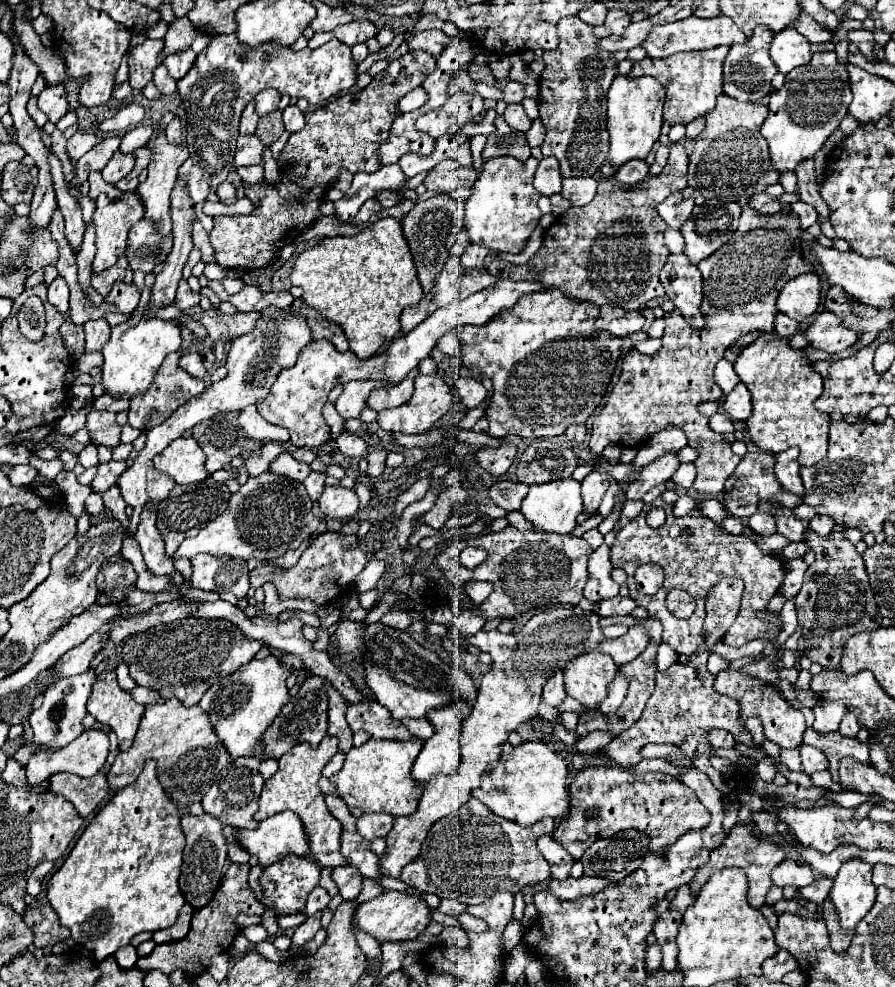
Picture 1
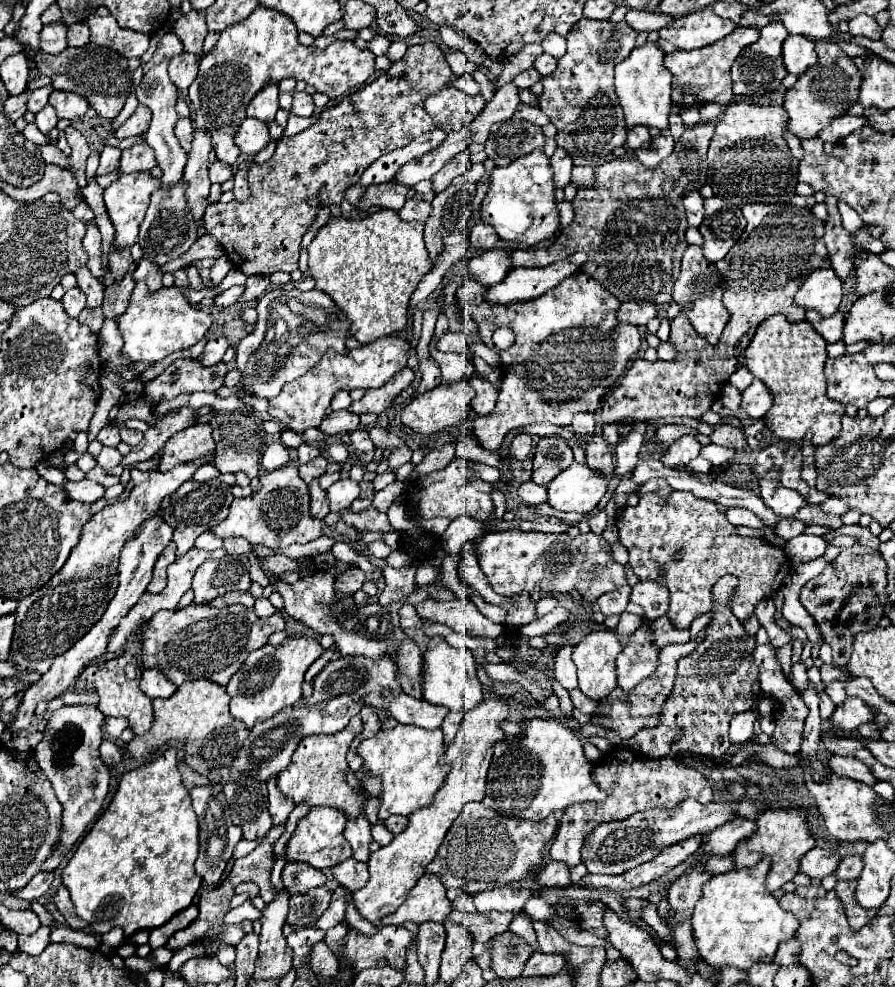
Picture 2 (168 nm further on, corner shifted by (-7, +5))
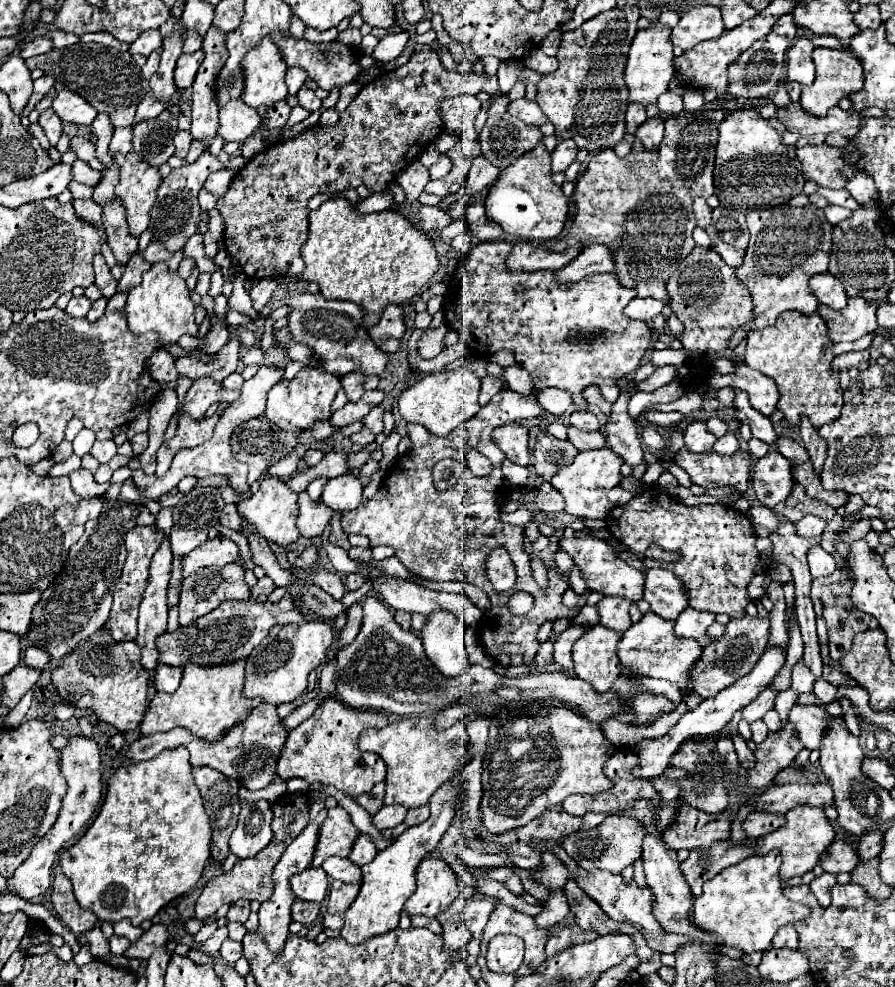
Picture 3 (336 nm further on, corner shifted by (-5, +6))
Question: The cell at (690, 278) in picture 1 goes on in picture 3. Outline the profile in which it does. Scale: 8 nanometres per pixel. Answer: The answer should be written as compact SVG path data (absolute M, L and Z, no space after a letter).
M694 247L692 253L678 265L668 281L670 305L676 317L684 323L680 337L684 349L698 357L708 351L724 351L736 327L752 321L752 295L748 287L736 277L736 269L728 267L718 253L704 247Z

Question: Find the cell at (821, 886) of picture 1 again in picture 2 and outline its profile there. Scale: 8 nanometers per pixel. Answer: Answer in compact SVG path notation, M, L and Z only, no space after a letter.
M846 856L840 860L840 864L832 876L836 880L854 880L854 878L858 878L860 868L862 868L860 856Z

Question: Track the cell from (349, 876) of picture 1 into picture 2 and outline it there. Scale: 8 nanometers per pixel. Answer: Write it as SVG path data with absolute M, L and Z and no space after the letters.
M348 858L346 862L340 862L332 868L332 876L336 878L338 884L346 886L350 892L356 892L364 888L368 882L368 866L354 858Z

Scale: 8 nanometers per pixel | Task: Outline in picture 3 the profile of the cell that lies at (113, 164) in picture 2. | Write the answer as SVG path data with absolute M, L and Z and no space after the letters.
M118 127L110 141L110 153L128 153L132 151L132 127Z

